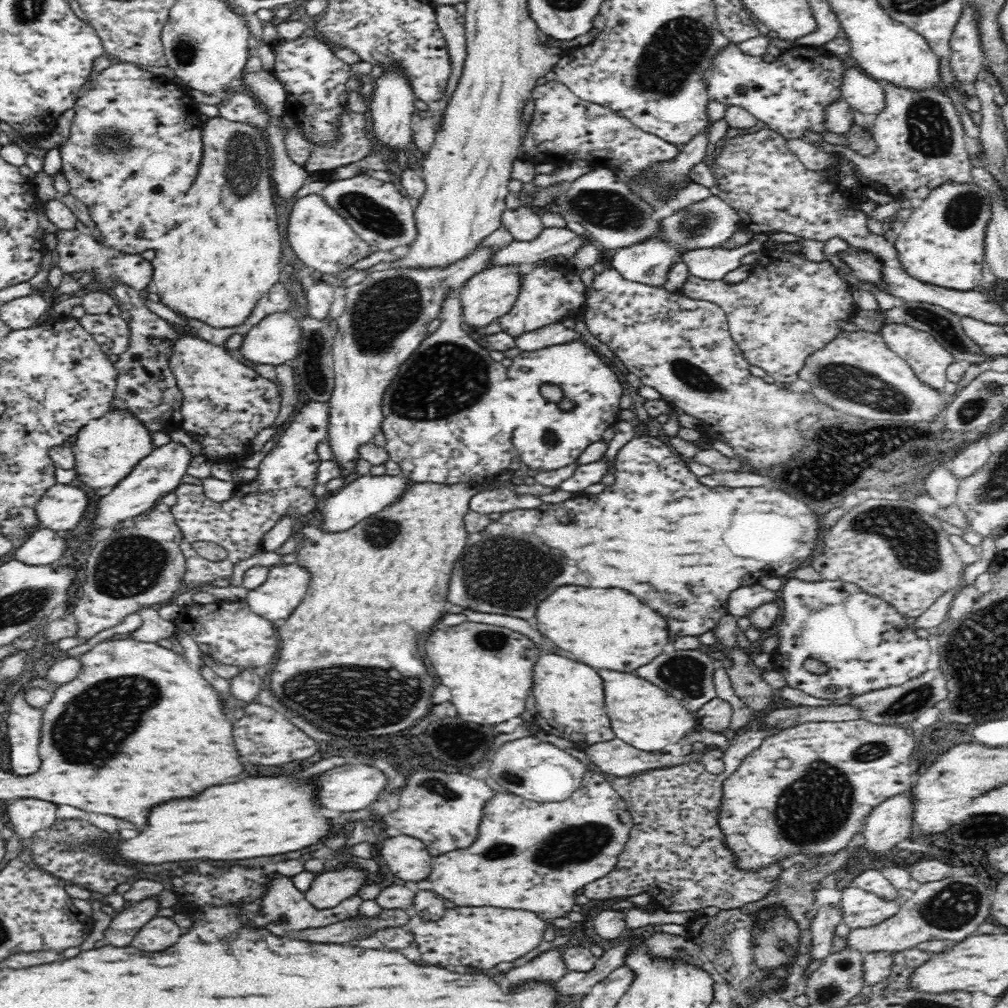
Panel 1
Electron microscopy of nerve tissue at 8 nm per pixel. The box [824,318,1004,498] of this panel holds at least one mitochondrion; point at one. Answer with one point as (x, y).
(970, 410)

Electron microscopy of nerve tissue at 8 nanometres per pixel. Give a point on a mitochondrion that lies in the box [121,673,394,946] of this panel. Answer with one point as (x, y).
(283, 917)

